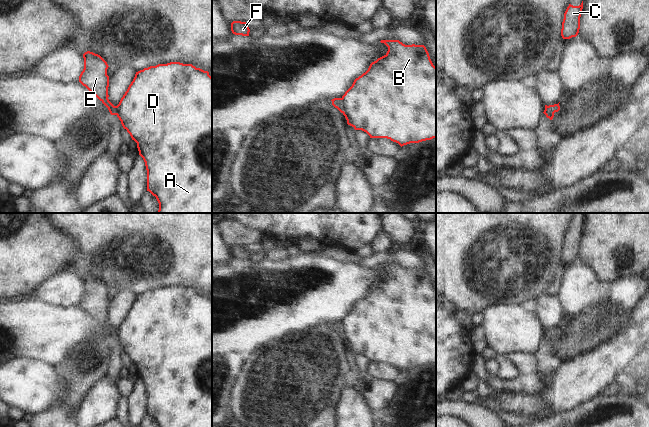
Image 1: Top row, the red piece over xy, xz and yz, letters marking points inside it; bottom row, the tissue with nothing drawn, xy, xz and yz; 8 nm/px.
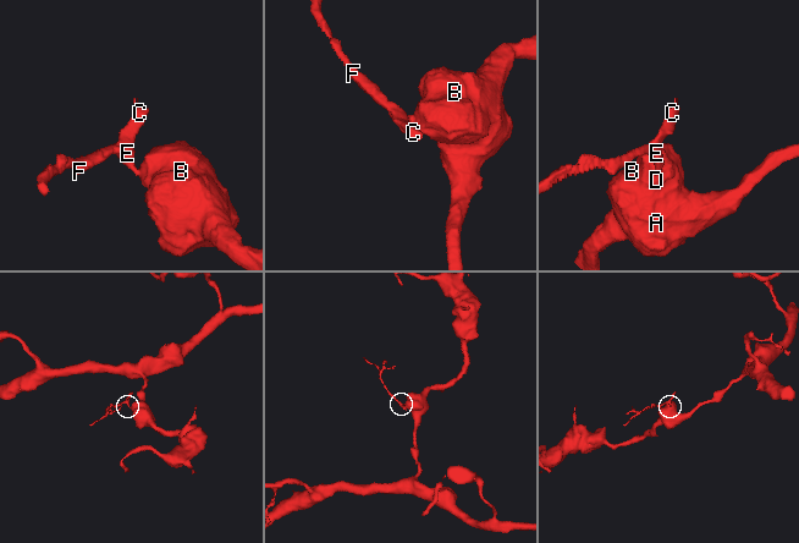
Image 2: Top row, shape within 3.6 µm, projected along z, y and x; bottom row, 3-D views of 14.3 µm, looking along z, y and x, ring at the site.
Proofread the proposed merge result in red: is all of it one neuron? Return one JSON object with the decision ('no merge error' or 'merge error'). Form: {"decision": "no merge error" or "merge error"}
{"decision": "merge error"}

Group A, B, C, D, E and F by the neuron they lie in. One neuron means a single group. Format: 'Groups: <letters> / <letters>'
Groups: A B D / C E F.

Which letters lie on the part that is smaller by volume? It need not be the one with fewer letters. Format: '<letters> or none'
C, E, F

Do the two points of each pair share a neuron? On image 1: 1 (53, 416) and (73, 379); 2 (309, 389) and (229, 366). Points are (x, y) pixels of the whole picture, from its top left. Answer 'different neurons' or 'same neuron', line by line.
1: same neuron
2: different neurons

